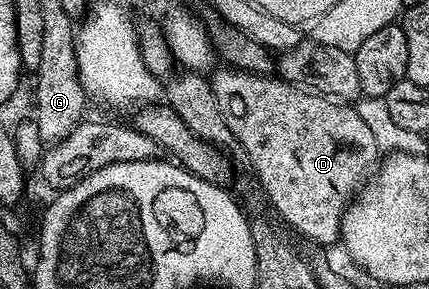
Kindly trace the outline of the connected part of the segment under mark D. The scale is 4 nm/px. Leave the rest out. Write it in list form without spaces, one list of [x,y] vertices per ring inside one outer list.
[[[229,65],[219,66],[213,72],[212,86],[216,102],[220,105],[220,113],[224,113],[226,127],[232,129],[235,144],[239,148],[242,146],[246,150],[246,155],[250,158],[250,163],[254,166],[254,171],[258,174],[258,179],[262,182],[263,189],[266,190],[267,201],[304,238],[311,239],[314,243],[337,244],[342,234],[342,218],[344,217],[346,208],[350,206],[358,192],[365,187],[367,179],[370,178],[372,172],[380,162],[380,148],[376,137],[372,137],[372,129],[368,129],[368,124],[360,117],[358,110],[353,106],[347,105],[345,102],[335,101],[325,95],[319,95],[318,92],[311,91],[305,86],[297,83],[288,83],[281,77],[275,77],[274,75],[253,75],[250,71],[239,71],[238,68]]]

